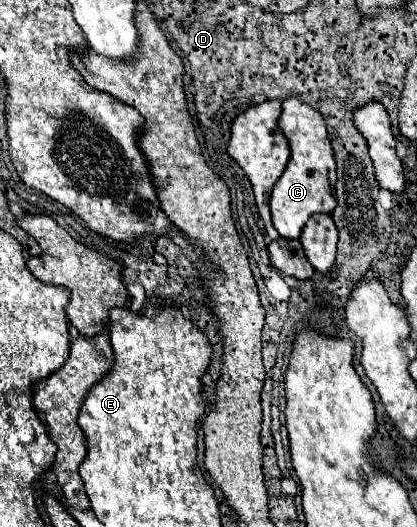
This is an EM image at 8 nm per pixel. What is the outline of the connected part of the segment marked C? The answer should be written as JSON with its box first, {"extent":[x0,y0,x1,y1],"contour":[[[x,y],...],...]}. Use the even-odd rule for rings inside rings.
{"extent":[270,97,336,239],"contour":[[[294,97],[284,99],[278,125],[280,125],[282,133],[288,137],[292,155],[286,165],[286,171],[276,181],[272,195],[270,195],[272,223],[274,223],[274,229],[280,233],[280,237],[300,239],[302,227],[306,225],[306,221],[312,215],[316,215],[316,213],[330,215],[336,207],[334,153],[330,147],[328,133],[326,133],[326,123],[324,123],[322,115],[318,115],[318,111],[314,111],[310,105],[294,99]]]}

